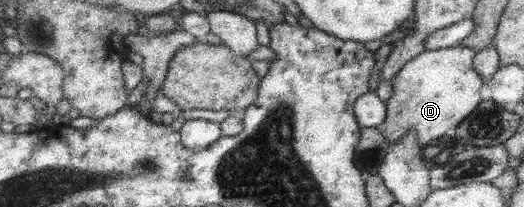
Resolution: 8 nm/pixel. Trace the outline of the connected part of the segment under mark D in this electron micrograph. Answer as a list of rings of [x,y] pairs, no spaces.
[[[462,45],[439,50],[422,52],[419,56],[412,58],[401,72],[392,80],[394,95],[388,104],[388,122],[381,128],[390,146],[400,141],[400,138],[407,133],[415,133],[423,146],[423,160],[425,166],[432,171],[439,165],[445,164],[449,158],[463,152],[469,144],[455,137],[455,130],[466,120],[470,114],[482,103],[481,90],[486,82],[478,70],[474,67],[474,60],[477,54],[474,48]]]

